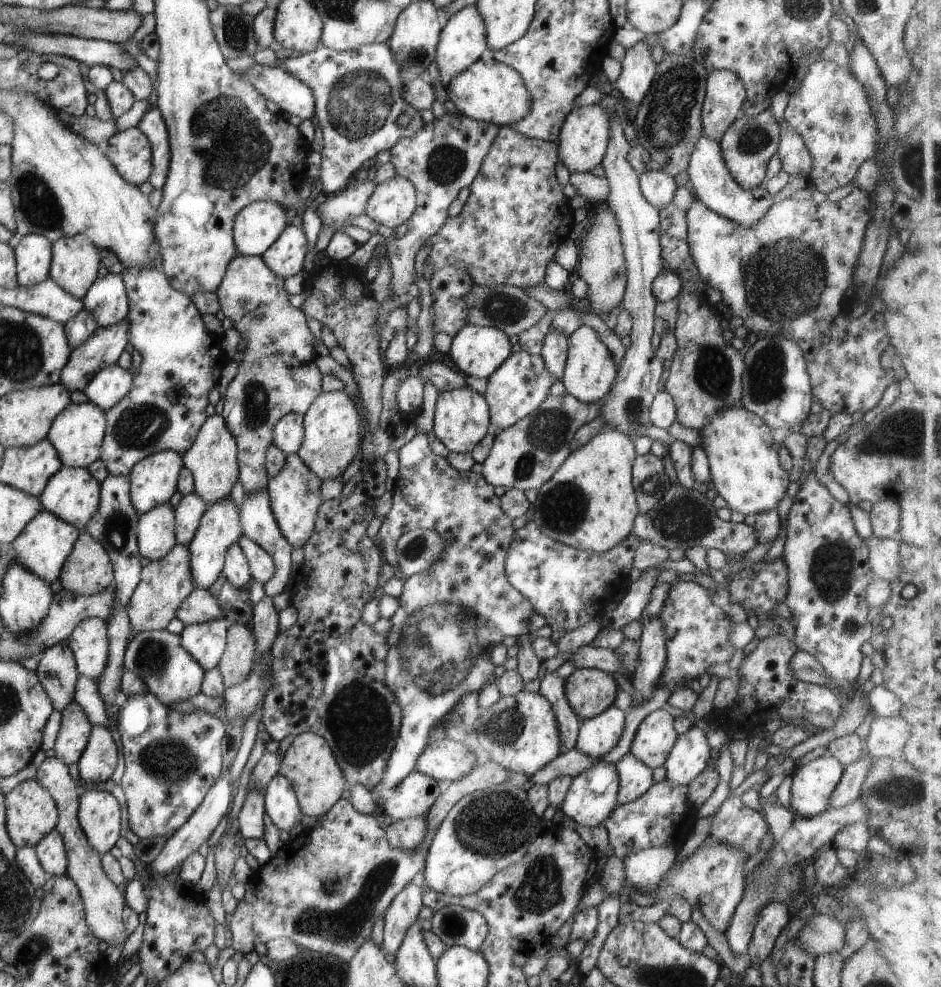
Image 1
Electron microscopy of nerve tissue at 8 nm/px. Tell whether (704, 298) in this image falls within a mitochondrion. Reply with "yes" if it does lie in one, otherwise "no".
no

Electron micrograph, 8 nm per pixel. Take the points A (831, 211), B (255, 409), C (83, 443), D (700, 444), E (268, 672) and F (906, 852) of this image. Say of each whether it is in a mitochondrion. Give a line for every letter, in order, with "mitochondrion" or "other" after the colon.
A: other
B: mitochondrion
C: other
D: other
E: other
F: other

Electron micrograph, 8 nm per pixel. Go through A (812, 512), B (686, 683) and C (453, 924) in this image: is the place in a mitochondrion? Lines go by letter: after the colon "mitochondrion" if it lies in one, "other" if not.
A: other
B: other
C: mitochondrion

